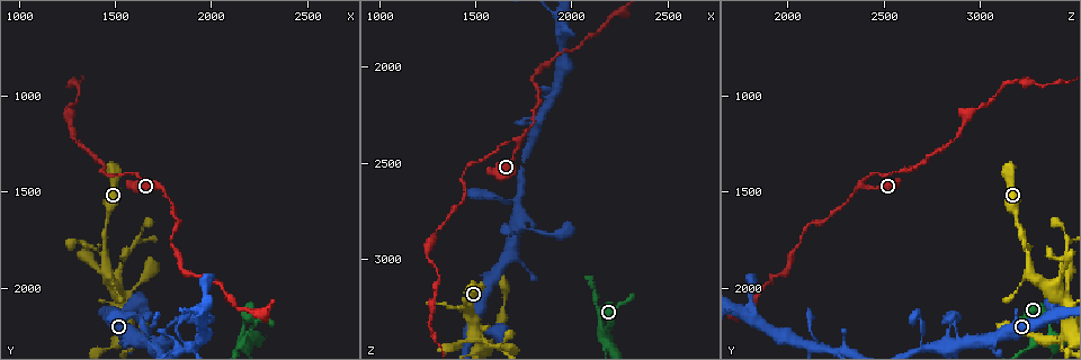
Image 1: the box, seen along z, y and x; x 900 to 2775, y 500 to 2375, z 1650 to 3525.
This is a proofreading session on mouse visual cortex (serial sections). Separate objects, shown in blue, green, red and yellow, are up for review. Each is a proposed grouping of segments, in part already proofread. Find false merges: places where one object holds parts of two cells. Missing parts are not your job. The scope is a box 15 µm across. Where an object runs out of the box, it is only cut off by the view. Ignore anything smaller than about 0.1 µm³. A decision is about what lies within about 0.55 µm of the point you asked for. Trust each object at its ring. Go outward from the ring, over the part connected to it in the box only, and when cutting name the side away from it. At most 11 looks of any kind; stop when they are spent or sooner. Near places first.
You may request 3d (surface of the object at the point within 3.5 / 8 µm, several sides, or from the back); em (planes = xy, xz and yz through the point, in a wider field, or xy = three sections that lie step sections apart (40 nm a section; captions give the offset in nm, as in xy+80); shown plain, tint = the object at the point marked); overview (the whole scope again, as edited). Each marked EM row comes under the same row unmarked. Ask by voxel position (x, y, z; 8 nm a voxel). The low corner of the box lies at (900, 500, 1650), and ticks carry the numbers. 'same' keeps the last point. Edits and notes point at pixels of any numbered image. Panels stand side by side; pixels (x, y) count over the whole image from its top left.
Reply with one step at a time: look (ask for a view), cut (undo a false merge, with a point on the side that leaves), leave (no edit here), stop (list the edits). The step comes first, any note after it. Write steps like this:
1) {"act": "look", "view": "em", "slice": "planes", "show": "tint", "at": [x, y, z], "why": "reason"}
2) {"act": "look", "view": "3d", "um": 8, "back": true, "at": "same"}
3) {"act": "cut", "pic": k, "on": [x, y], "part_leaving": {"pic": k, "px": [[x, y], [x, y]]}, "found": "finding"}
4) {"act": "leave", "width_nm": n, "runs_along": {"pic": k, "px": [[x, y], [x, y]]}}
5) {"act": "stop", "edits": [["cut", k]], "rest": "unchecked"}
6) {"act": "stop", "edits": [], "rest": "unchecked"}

{"act": "look", "view": "3d", "um": 3.5, "at": [1670, 2300, 2690], "why": "three arms meet"}

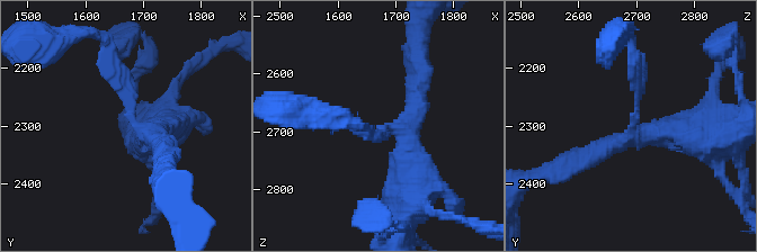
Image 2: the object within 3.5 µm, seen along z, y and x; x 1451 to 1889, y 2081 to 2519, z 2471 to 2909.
{"act": "leave", "arm_widths_nm": [200, 250, 450], "runs_along": {"pic": 2, "px": [[165, 127], [130, 117], [109, 51]]}, "found": "all the same cell"}

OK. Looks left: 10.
{"act": "look", "view": "3d", "um": 8, "at": [1720, 1470, 2400], "why": "three-way junction"}

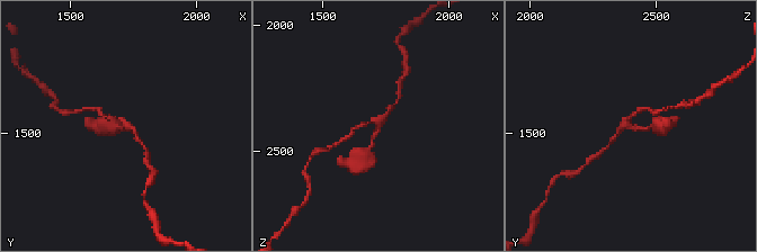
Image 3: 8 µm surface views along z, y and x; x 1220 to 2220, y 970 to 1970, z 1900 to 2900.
{"act": "look", "view": "em", "slice": "planes", "show": "tint", "at": [1720, 1470, 2380], "arms": 3, "arm_widths_nm": [150, 150, 150], "why": "shape alone is not enough"}

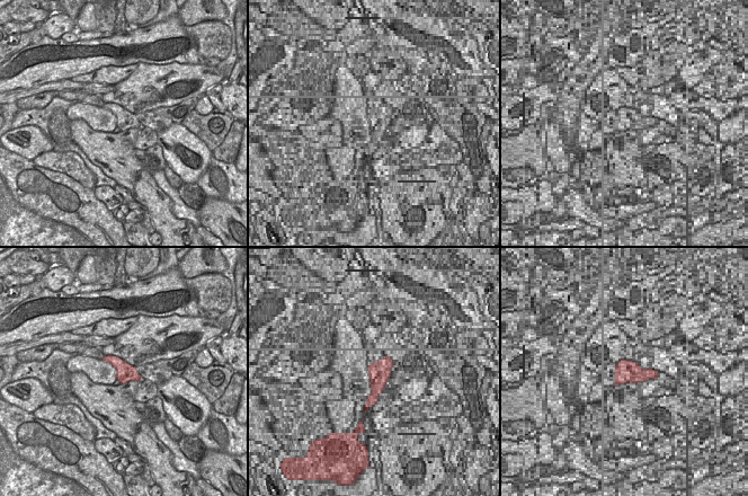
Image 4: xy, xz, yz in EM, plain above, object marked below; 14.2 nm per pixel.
{"act": "leave", "found": "continuous, no second cell"}

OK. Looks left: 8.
{"act": "look", "view": "3d", "um": 3.5, "at": [1510, 1970, 3400], "why": "thin arm on a thick one"}

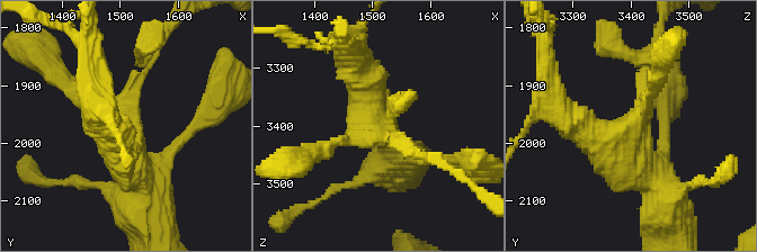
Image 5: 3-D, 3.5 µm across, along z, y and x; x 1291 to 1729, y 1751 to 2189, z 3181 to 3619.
{"act": "look", "view": "em", "slice": "xy", "step": 3, "show": "tint", "at": [1515, 1970, 3405], "arms": 4, "arm_widths_nm": [150, 150, 400, 450]}

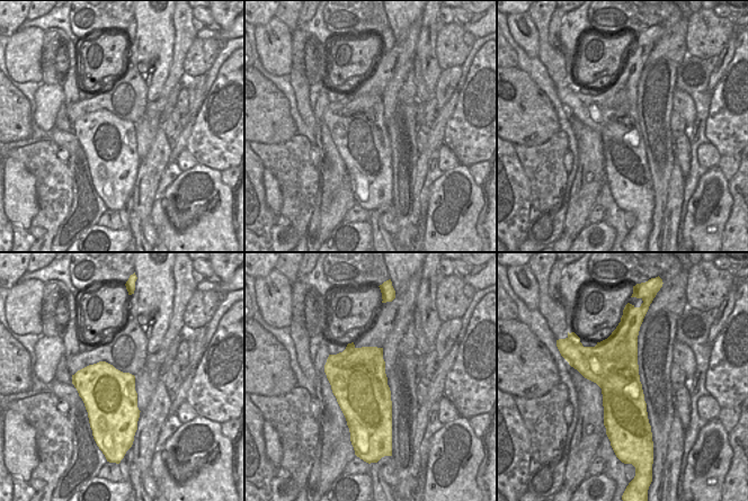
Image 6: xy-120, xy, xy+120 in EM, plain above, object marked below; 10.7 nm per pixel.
{"act": "leave", "width_nm": 600, "runs_along": {"pic": 5, "px": [[562, 114], [621, 141], [667, 204]]}, "found": "one cell here"}

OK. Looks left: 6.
{"act": "look", "view": "3d", "um": 8, "at": [2170, 2250, 3370], "why": "four or more arms meet"}

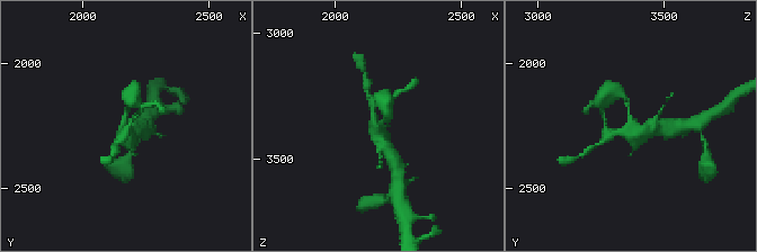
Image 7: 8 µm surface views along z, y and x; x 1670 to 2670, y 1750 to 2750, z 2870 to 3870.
{"act": "look", "view": "em", "slice": "planes", "show": "tint", "at": [2170, 2240, 3380], "why": "now the EM"}

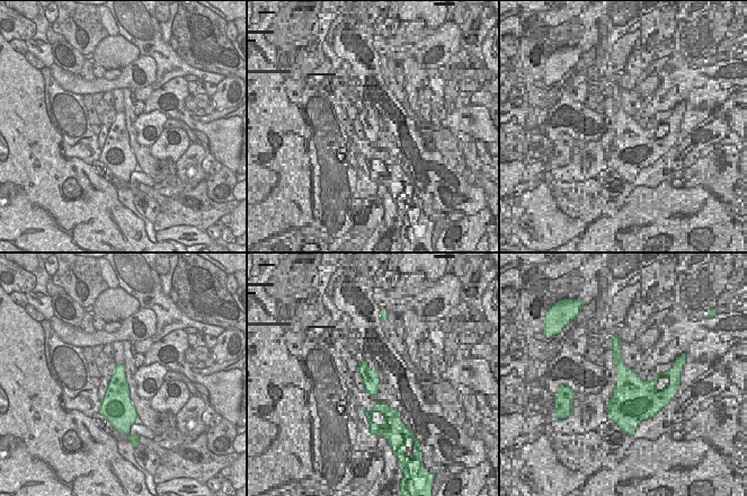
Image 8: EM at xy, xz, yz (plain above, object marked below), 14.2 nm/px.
{"act": "leave", "width_nm": 360, "runs_along": {"pic": 7, "px": [[622, 95], [631, 124], [655, 129]]}, "found": "continuous, no second cell"}

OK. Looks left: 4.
{"act": "stop", "edits": [], "rest": "unchecked"}

